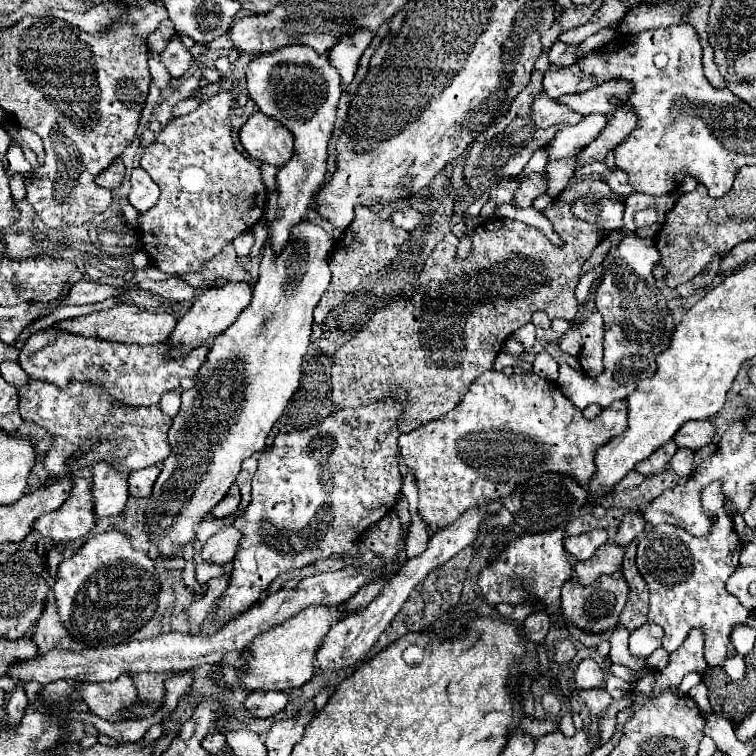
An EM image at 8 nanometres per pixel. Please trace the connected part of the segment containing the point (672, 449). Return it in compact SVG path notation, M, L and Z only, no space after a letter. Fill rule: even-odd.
M672 440L672 442L668 442L666 446L658 448L658 450L656 450L650 458L646 458L646 460L638 462L636 470L638 470L640 474L644 474L644 476L650 476L650 474L660 474L662 470L666 470L666 466L668 466L670 458L676 454L676 450L678 450L678 446L676 446L676 442Z

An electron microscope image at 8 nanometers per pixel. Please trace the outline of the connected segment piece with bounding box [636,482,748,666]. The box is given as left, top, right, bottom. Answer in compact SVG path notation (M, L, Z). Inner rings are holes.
M712 482L702 490L702 506L706 514L716 516L714 526L704 536L692 536L680 526L660 524L640 536L636 566L650 588L647 621L664 628L662 646L668 652L680 648L692 628L704 632L704 656L710 666L722 666L727 658L728 642L734 626L744 624L748 610L736 596L726 592L726 580L738 568L740 540L732 530L732 522L724 510L722 484Z

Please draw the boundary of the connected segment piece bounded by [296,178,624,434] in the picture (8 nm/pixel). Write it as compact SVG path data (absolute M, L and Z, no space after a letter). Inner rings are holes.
M592 178L580 180L570 188L566 188L544 210L544 216L552 222L554 232L562 240L562 246L554 246L542 234L542 230L528 226L524 222L508 218L488 218L480 226L476 226L474 252L464 260L456 258L458 248L456 236L450 238L446 236L442 242L430 246L430 254L422 254L422 250L414 250L414 242L410 242L410 232L396 228L390 220L376 216L364 206L356 206L354 222L346 228L346 234L334 244L334 254L330 260L332 282L314 310L314 334L310 350L306 352L302 364L302 382L296 392L330 396L332 386L332 400L342 408L358 408L382 398L394 398L394 400L402 398L404 414L398 420L398 428L404 434L412 432L416 426L424 426L426 422L444 416L450 408L458 406L468 386L482 372L492 370L494 358L498 356L506 338L512 336L520 326L530 322L536 310L544 310L546 314L550 314L550 320L554 318L572 320L576 316L578 302L574 290L580 282L582 266L590 258L594 248L604 240L604 232L598 230L598 226L590 226L588 222L578 220L572 214L572 204L588 194L594 194L598 198L606 196L624 200L624 196L612 192L604 180L592 180ZM370 310L384 310L384 312L368 318L368 322L362 324L366 316L370 316ZM340 344L344 346L342 354L338 352L336 356L332 356L332 352L336 352L334 348L338 348Z

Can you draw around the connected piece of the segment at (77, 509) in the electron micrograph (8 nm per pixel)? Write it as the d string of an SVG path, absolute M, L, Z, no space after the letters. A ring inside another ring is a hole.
M88 466L74 470L74 488L70 492L70 498L58 510L54 510L54 514L40 516L34 522L34 530L54 542L84 538L96 524L90 478L92 470Z

